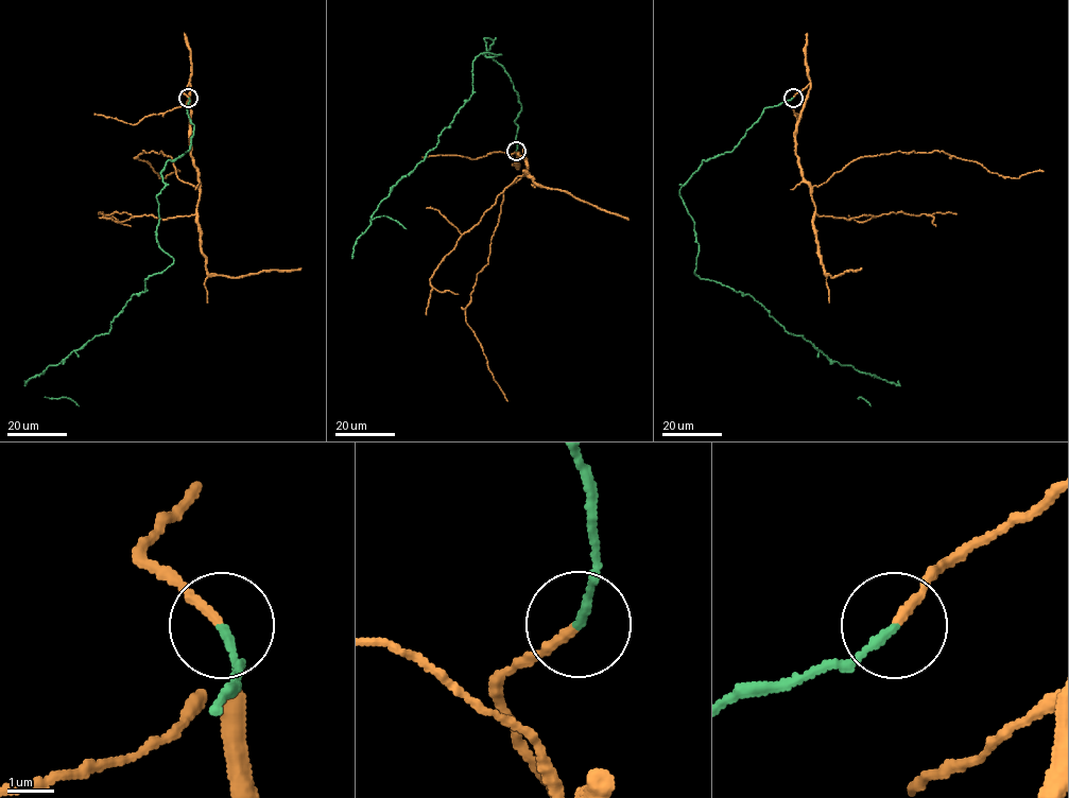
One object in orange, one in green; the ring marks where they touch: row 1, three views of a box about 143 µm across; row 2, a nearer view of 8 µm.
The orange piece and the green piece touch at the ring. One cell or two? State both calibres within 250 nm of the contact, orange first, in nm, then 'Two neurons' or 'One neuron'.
Thickness 200 nm (orange) against 180 nm. One neuron

